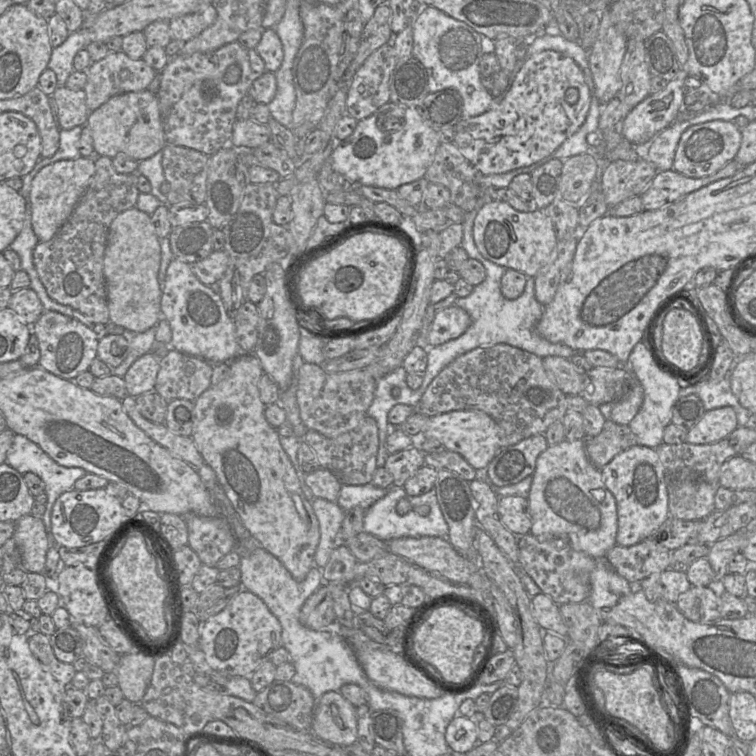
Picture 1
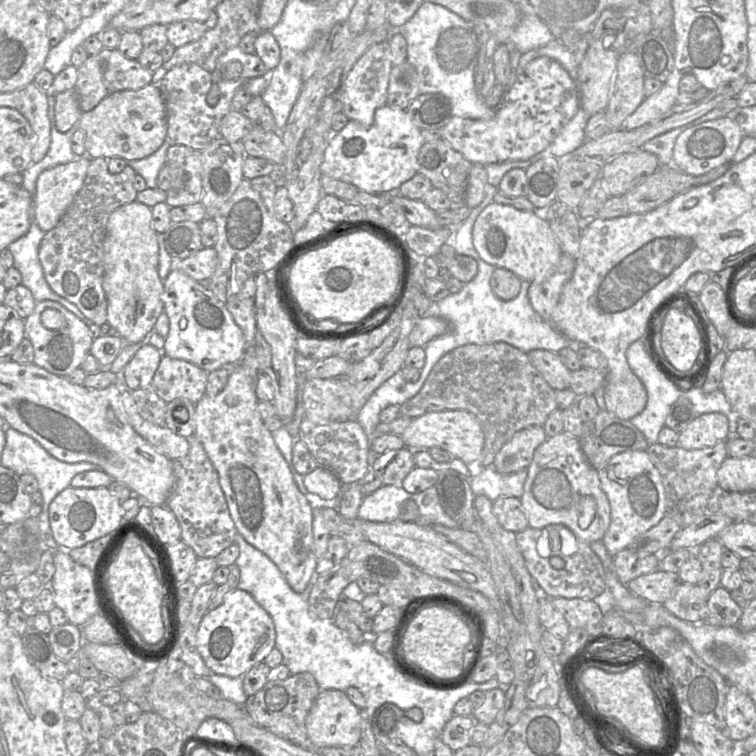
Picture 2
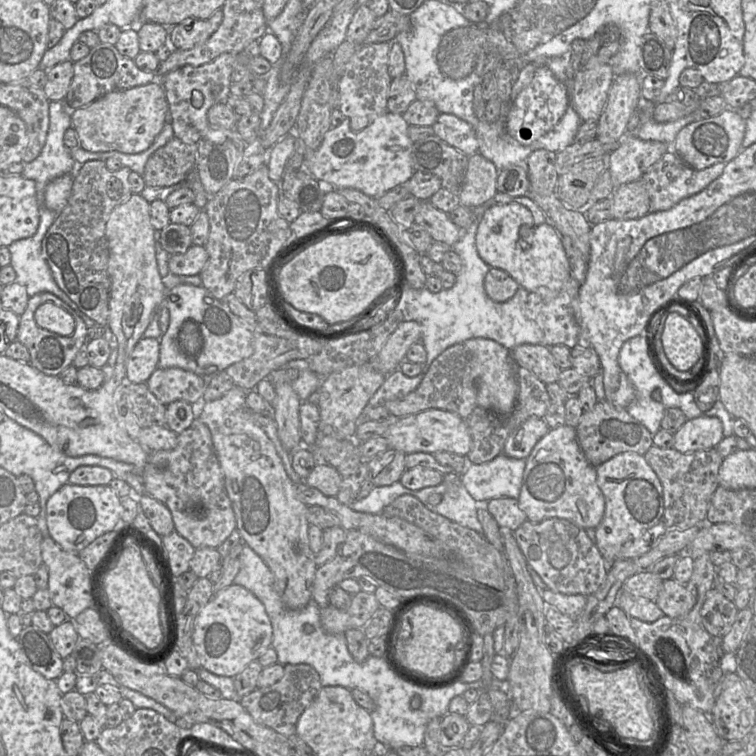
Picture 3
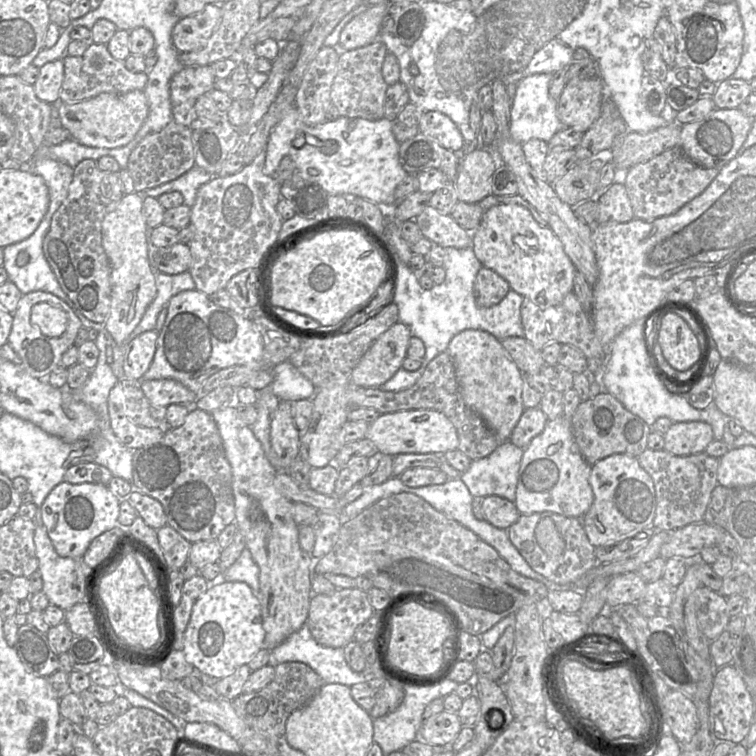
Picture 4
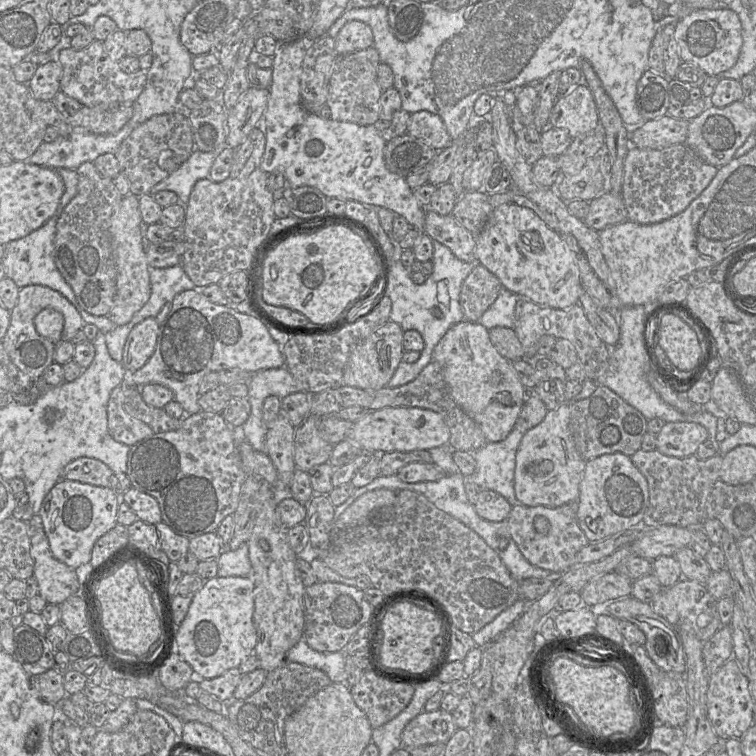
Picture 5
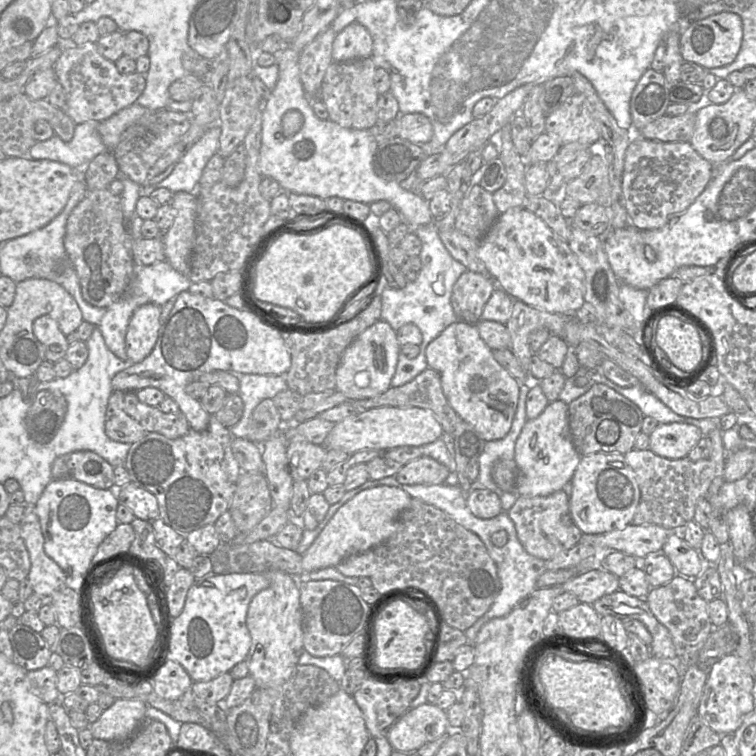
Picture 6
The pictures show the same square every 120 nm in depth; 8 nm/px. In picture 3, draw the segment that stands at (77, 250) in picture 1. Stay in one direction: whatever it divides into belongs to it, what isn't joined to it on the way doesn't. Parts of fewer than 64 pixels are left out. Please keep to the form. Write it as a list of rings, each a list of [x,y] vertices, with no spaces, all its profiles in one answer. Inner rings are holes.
[[[88,160],[74,173],[67,205],[57,214],[42,240],[42,254],[58,287],[90,319],[108,325],[110,276],[106,223],[113,209],[132,196],[130,168],[109,171],[102,160]]]

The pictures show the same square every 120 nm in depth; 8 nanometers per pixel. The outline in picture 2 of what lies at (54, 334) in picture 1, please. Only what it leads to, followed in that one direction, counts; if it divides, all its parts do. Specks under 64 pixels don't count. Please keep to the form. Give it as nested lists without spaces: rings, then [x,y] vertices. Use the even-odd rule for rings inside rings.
[[[51,300],[37,302],[33,313],[24,320],[24,324],[25,336],[31,341],[34,348],[33,363],[53,374],[68,376],[75,369],[81,368],[85,357],[90,353],[94,338],[89,327],[58,302]],[[46,309],[60,312],[67,321],[66,327],[60,330],[45,328],[41,322],[41,314]]]

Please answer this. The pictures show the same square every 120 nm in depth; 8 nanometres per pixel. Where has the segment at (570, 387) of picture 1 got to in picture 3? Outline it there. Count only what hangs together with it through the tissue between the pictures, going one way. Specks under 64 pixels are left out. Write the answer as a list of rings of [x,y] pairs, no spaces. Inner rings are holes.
[[[523,344],[515,347],[511,354],[518,367],[526,368],[543,383],[558,381],[562,370],[555,362],[550,347]]]

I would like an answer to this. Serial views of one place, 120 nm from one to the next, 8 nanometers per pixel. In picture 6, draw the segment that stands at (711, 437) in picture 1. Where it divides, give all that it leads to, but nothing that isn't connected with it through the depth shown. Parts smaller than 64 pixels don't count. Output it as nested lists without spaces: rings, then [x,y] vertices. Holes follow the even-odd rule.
[[[689,423],[659,424],[649,435],[649,449],[667,459],[682,459],[698,444],[703,434]]]

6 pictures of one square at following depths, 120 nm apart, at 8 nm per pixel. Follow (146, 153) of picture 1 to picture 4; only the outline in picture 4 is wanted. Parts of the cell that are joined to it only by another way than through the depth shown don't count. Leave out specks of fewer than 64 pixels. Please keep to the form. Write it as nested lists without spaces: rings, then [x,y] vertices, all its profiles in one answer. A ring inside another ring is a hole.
[[[143,90],[125,94],[102,93],[78,103],[57,103],[61,125],[82,145],[114,149],[127,145],[148,117],[149,107]]]

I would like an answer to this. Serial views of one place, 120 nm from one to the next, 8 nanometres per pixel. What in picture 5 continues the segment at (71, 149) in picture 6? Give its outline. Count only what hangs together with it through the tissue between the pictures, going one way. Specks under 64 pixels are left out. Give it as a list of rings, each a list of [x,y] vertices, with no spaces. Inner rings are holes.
[[[129,121],[112,135],[97,135],[83,129],[72,129],[68,136],[59,135],[52,142],[43,142],[28,162],[55,170],[77,170],[83,163],[93,162],[102,154],[116,154],[130,131]]]

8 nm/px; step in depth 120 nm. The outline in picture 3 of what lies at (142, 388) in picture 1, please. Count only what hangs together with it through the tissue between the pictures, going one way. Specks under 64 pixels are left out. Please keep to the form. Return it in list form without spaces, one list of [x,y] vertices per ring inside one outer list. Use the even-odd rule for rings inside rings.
[[[142,337],[130,354],[126,381],[146,383],[151,374],[158,368],[160,339]]]

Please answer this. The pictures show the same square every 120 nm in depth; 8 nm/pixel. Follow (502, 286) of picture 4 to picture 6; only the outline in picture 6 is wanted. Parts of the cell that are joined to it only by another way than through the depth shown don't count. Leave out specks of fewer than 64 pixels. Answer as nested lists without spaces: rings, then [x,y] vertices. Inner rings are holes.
[[[466,271],[452,288],[451,305],[458,321],[476,324],[481,320],[484,306],[496,289],[489,275]]]

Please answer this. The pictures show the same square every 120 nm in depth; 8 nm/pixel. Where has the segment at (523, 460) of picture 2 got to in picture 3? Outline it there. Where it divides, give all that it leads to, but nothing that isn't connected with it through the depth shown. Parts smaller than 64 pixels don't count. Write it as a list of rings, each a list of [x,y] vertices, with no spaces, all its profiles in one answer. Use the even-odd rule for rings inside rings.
[[[530,417],[510,433],[503,453],[510,458],[526,460],[549,430],[544,418]]]

